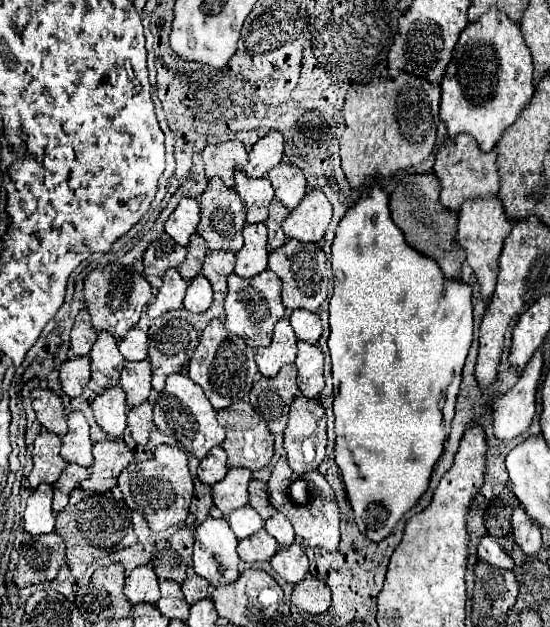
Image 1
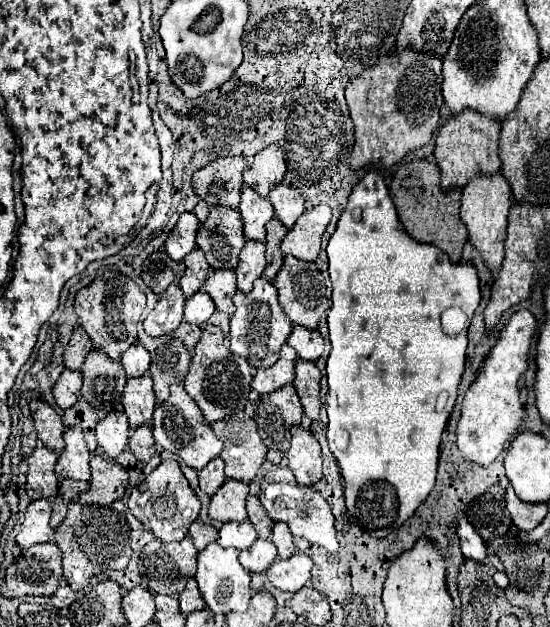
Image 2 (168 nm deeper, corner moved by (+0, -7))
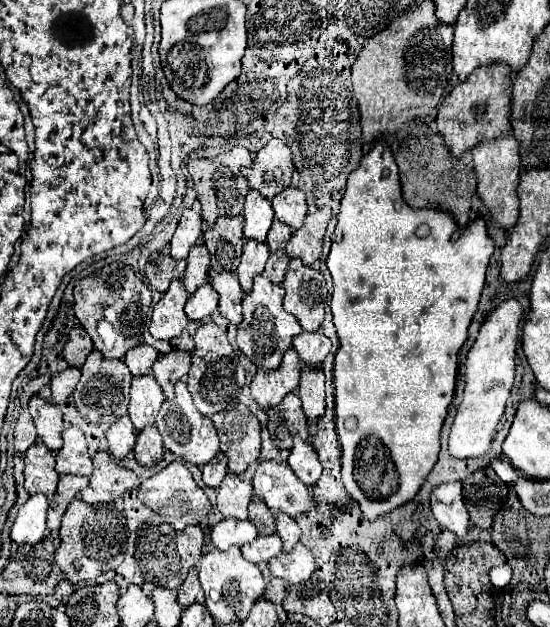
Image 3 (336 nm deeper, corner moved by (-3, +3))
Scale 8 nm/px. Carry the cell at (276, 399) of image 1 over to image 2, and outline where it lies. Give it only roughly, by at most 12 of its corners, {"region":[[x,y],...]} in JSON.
{"region":[[292,384],[260,396],[254,420],[268,448],[286,452],[302,404]]}

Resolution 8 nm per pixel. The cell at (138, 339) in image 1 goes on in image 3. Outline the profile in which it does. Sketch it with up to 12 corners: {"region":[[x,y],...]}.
{"region":[[139,344],[125,354],[133,376],[151,372],[159,358],[153,346]]}

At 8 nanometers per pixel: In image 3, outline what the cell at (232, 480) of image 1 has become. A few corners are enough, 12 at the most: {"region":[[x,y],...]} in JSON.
{"region":[[229,472],[217,488],[225,518],[245,520],[251,484]]}

